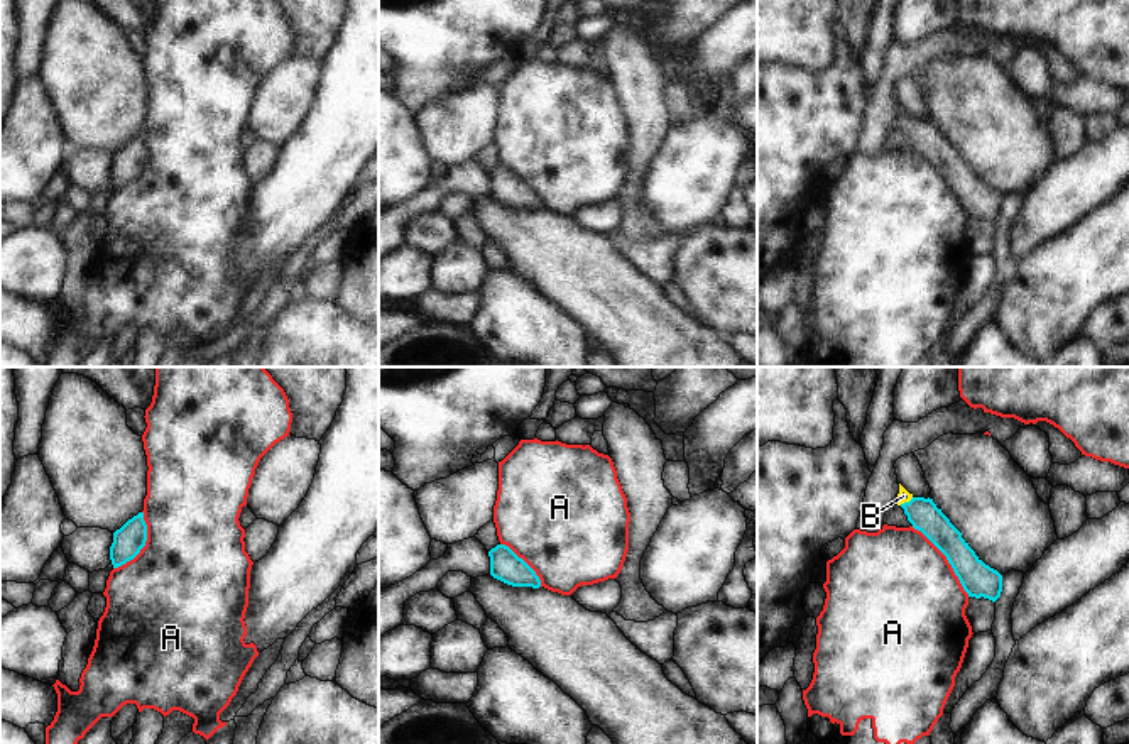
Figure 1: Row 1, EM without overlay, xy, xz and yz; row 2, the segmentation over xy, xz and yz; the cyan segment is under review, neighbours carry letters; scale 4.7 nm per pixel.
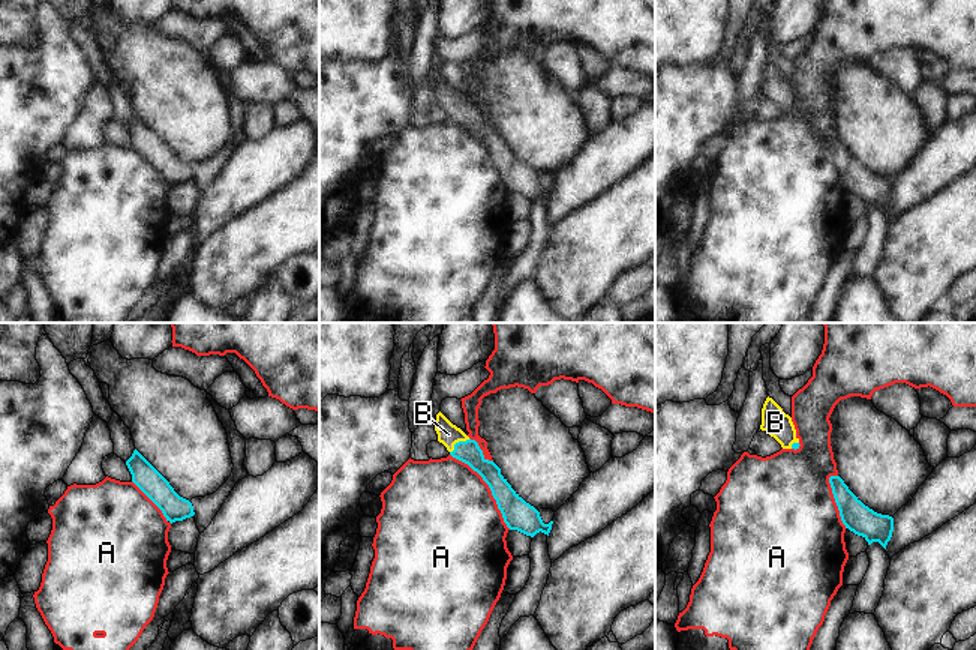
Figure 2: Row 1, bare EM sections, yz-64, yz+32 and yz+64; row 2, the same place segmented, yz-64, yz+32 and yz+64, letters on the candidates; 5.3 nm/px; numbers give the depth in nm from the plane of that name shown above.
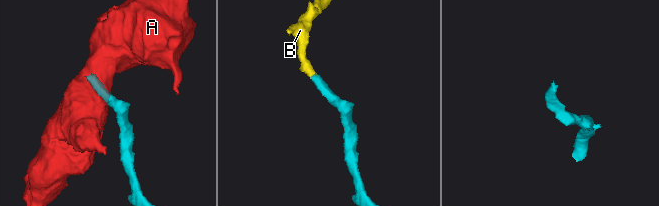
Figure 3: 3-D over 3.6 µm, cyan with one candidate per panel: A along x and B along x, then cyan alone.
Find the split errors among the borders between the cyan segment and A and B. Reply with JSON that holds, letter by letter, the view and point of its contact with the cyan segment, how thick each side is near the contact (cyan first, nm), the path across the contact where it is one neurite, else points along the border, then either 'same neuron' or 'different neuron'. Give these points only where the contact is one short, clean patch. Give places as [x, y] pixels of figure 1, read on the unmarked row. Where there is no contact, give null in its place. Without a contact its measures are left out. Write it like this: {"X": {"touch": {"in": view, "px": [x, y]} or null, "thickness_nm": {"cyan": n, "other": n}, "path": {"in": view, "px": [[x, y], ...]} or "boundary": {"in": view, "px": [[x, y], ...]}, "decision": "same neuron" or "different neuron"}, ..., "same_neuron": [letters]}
{"A": {"touch": {"in": "yz", "px": [947, 180]}, "thickness_nm": {"cyan": 160, "other": 500}, "decision": "different neuron"}, "B": {"touch": {"in": "yz", "px": [906, 124]}, "thickness_nm": {"cyan": 150, "other": 60}, "path": {"in": "yz", "px": [[921, 134], [906, 124], [903, 117]]}, "decision": "same neuron"}, "same_neuron": ["B"]}

